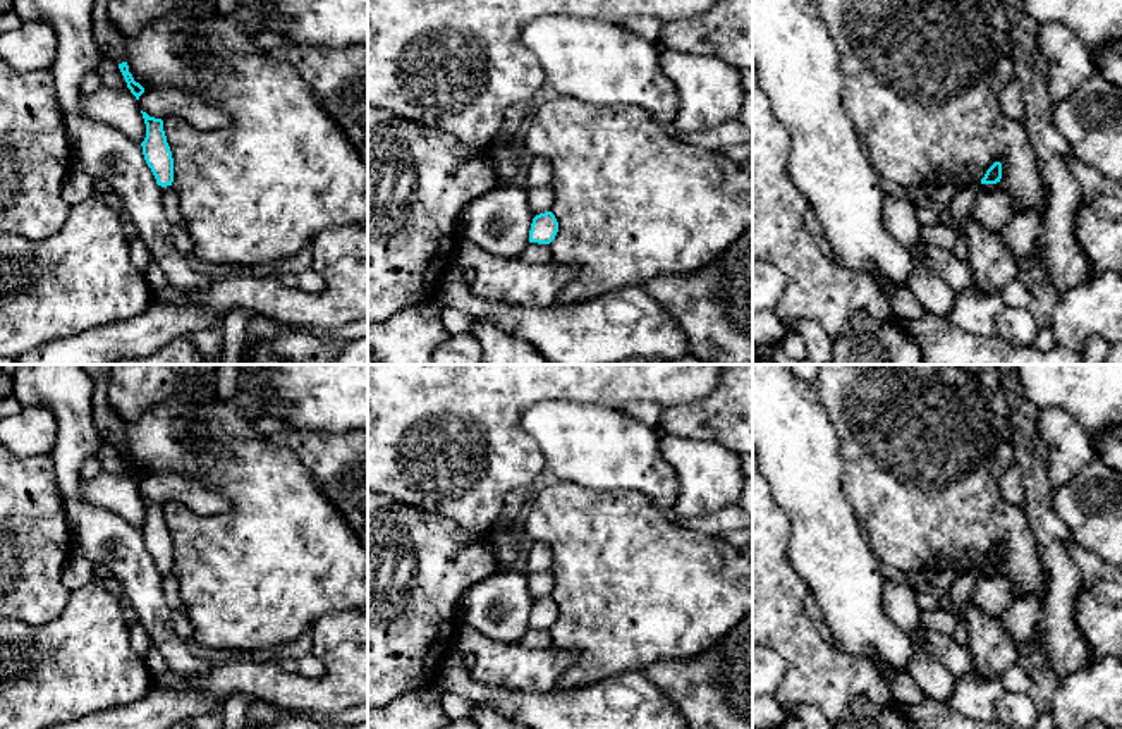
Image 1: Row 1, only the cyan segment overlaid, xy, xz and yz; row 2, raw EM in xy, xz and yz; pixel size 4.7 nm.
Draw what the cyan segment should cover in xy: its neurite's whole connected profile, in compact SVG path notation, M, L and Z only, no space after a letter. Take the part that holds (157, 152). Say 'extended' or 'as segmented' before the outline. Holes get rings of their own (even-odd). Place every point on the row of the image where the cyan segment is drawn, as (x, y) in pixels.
as segmented | M143 112L143 119L146 124L146 138L141 143L143 155L151 168L156 184L162 187L172 186L174 182L174 158L170 146L167 143L167 136L163 131L163 120L149 117L146 112Z

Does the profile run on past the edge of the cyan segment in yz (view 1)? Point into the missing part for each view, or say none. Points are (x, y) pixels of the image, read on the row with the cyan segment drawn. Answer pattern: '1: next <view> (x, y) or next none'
1: next none

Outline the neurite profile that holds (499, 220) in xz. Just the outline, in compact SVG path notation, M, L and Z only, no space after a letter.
M493 187L460 211L459 236L495 256L521 258L533 218L526 187Z

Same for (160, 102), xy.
M148 88L137 103L149 117L163 120L168 115L177 115L199 131L222 129L230 122L225 110L182 88Z

